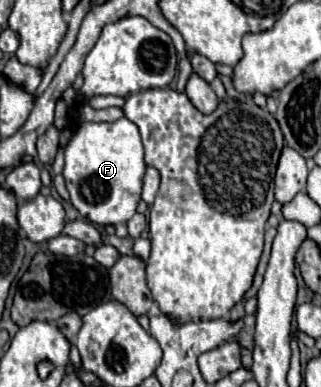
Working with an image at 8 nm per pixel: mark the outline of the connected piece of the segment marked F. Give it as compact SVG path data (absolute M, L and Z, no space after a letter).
M128 118L116 122L82 122L66 146L64 180L74 208L92 224L124 224L136 214L144 176L144 148L136 124Z

